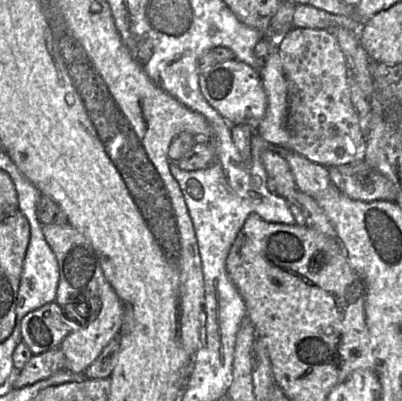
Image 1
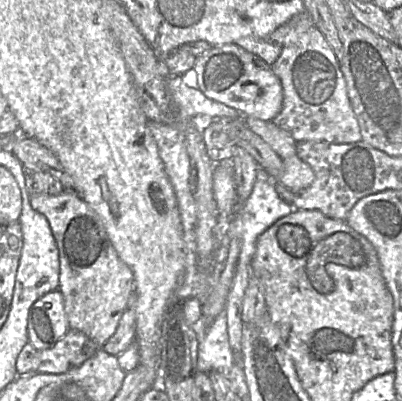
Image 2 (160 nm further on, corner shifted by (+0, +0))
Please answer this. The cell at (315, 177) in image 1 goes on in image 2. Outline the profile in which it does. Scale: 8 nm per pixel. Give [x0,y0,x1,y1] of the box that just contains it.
[245,117,297,160]

